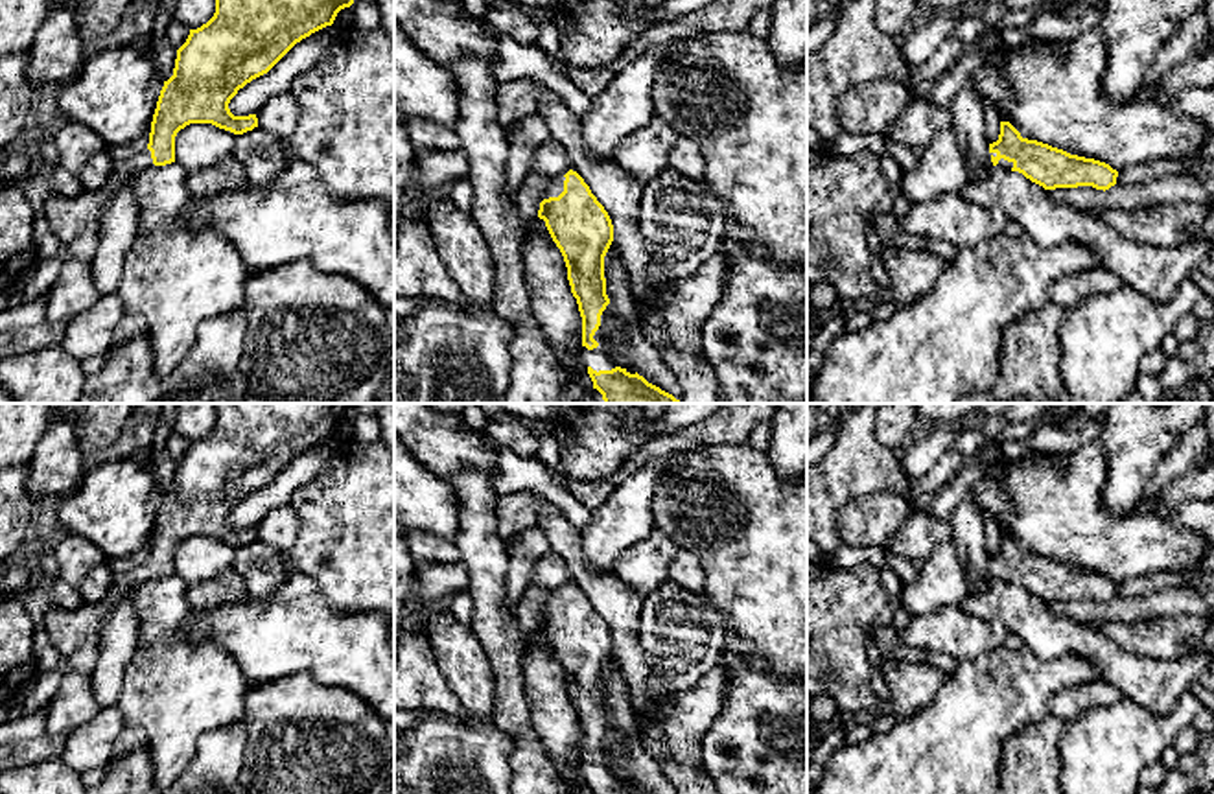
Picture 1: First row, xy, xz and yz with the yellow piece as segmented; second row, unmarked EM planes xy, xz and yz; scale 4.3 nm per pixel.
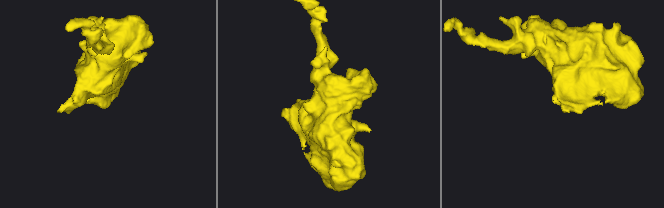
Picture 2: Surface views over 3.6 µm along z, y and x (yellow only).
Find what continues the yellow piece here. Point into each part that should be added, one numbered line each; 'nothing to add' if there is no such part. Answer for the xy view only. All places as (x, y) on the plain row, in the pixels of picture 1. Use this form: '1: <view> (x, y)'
1: xy (74, 632)

